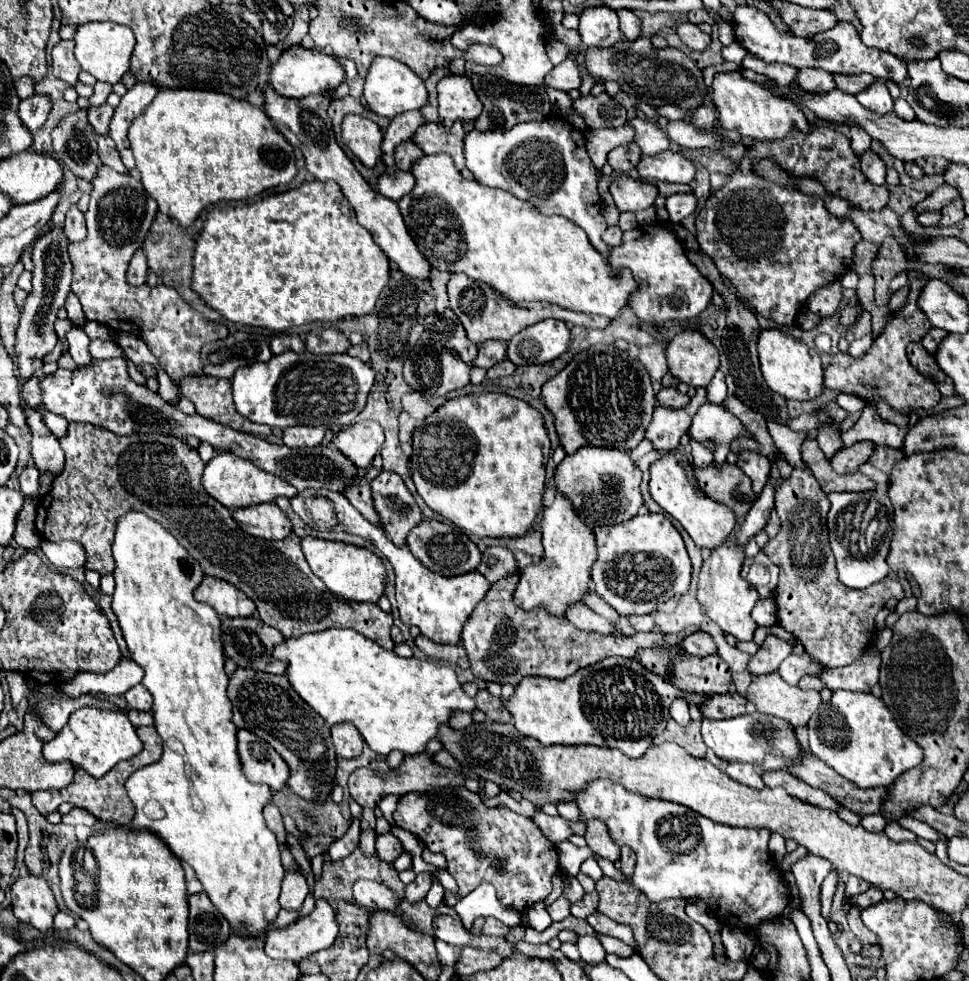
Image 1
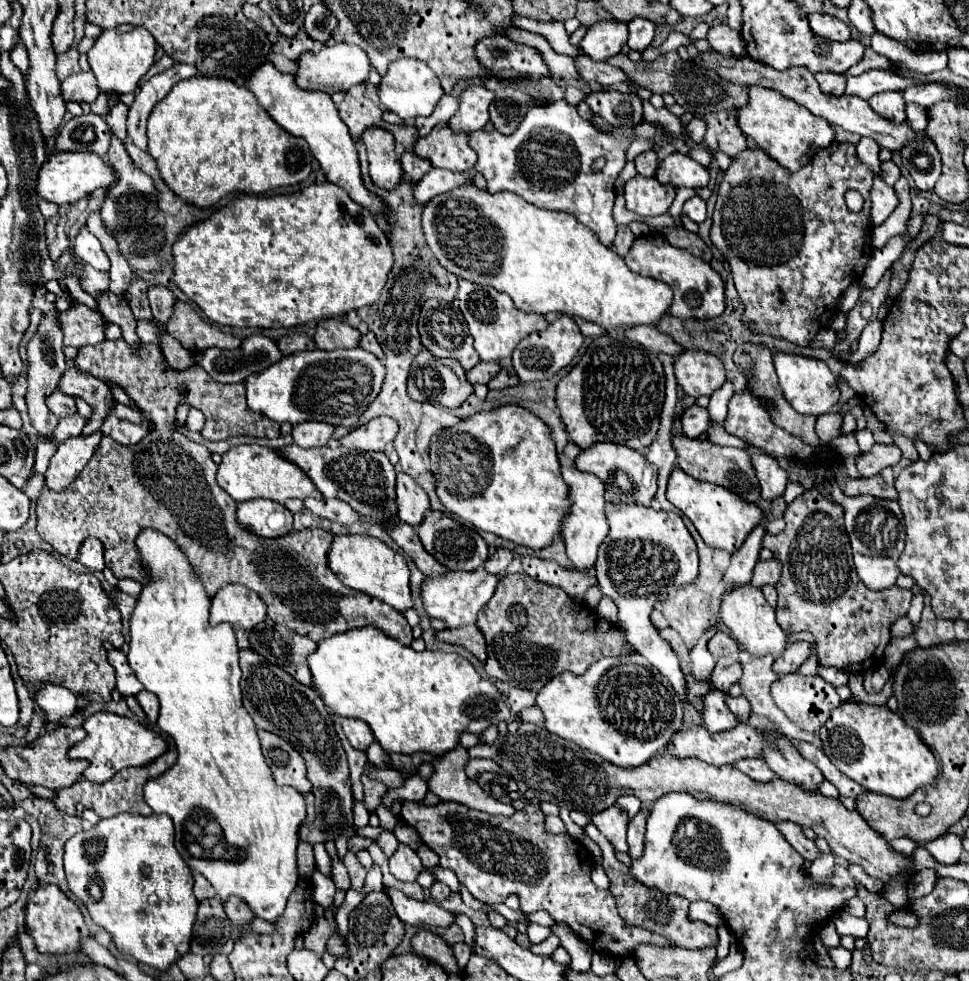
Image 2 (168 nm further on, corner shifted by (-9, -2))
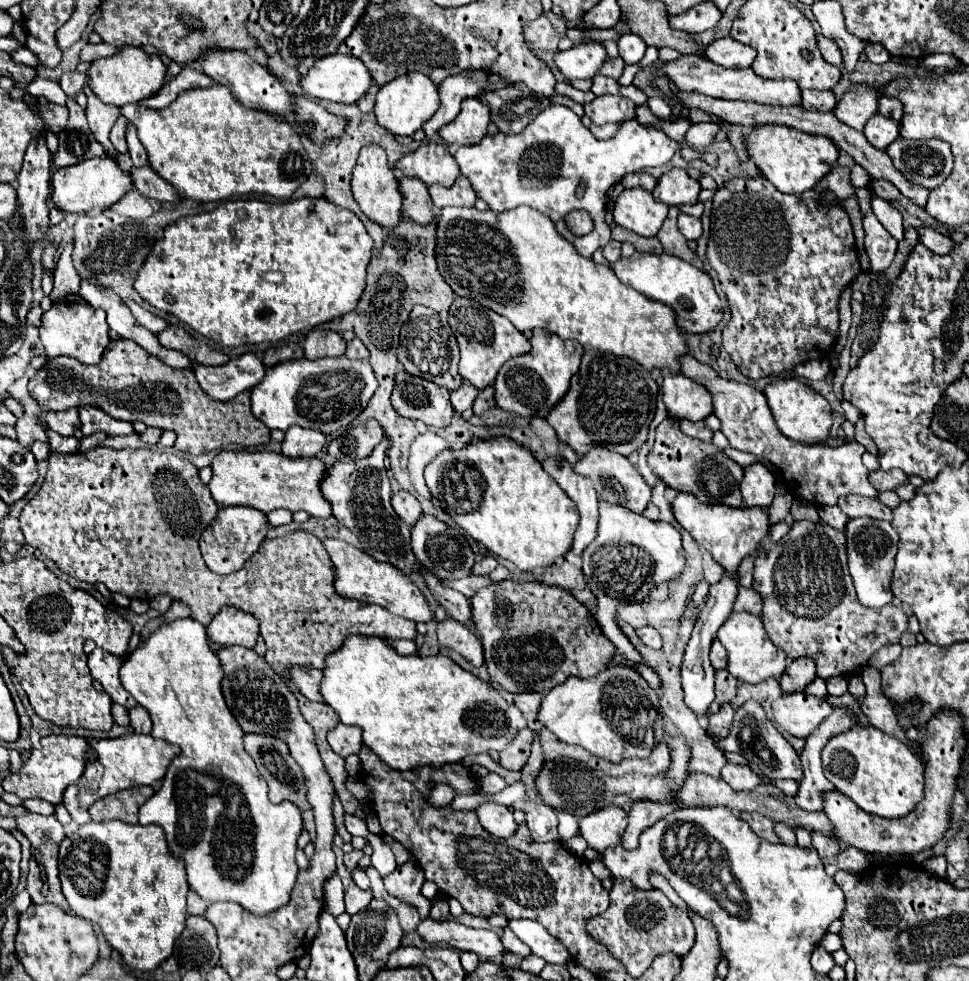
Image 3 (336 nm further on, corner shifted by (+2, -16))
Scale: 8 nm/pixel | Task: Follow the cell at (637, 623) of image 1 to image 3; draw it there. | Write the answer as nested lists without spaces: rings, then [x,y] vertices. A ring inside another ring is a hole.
[[[641,628],[637,630],[637,636],[651,648],[661,648],[661,636],[655,628]]]

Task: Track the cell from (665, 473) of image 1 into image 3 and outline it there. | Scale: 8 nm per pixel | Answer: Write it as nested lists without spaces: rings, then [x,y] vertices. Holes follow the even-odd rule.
[[[685,492],[675,496],[673,516],[695,538],[695,542],[701,544],[727,572],[737,570],[745,556],[757,552],[761,540],[769,532],[769,520],[761,508],[729,508],[723,504],[701,504],[693,494]]]

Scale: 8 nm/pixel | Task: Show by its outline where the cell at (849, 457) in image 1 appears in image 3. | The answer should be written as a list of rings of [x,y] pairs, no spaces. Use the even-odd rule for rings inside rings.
[[[877,468],[877,470],[869,472],[869,484],[875,490],[895,490],[903,482],[907,482],[907,474],[901,472],[901,470]]]

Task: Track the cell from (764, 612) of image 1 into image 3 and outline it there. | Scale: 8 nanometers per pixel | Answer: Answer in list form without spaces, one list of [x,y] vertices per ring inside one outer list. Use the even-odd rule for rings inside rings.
[[[739,588],[739,594],[737,594],[733,610],[735,612],[743,612],[745,610],[745,612],[751,612],[751,614],[761,614],[763,600],[753,588]]]

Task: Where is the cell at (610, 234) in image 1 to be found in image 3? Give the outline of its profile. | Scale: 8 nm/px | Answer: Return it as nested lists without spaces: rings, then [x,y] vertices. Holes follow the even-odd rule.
[[[611,240],[611,242],[609,242],[605,248],[603,248],[603,256],[605,256],[605,260],[607,260],[609,264],[617,262],[617,260],[621,258],[621,242]]]

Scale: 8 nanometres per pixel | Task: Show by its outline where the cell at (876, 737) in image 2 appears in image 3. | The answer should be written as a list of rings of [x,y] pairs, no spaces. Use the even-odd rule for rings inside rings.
[[[855,726],[833,736],[823,748],[825,776],[839,792],[849,796],[861,810],[881,818],[909,814],[923,796],[923,762],[899,738],[873,726]]]

